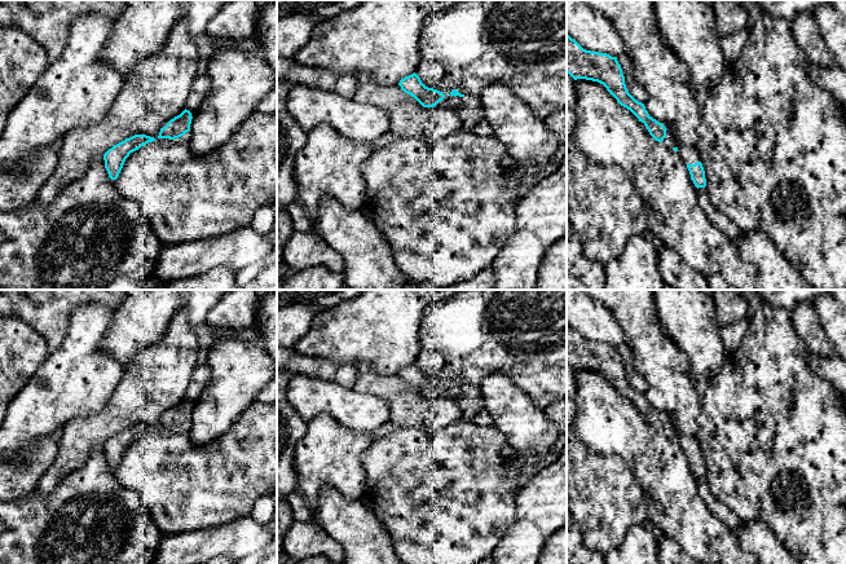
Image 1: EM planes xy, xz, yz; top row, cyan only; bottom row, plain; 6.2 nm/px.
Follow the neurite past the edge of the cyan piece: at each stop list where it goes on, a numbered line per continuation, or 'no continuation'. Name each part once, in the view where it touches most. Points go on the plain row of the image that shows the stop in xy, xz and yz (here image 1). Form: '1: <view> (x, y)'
1: xy (186, 427)

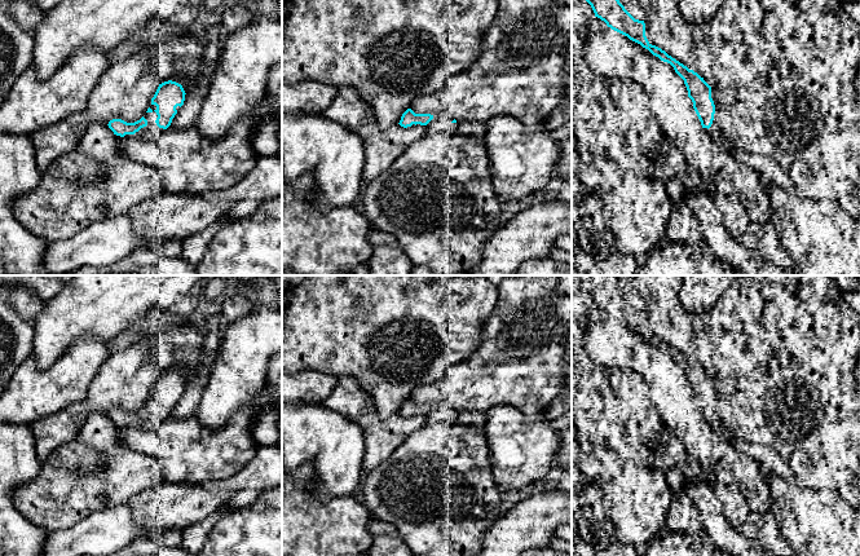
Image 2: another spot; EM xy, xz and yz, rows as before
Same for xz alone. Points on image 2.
1: xz (441, 411)

